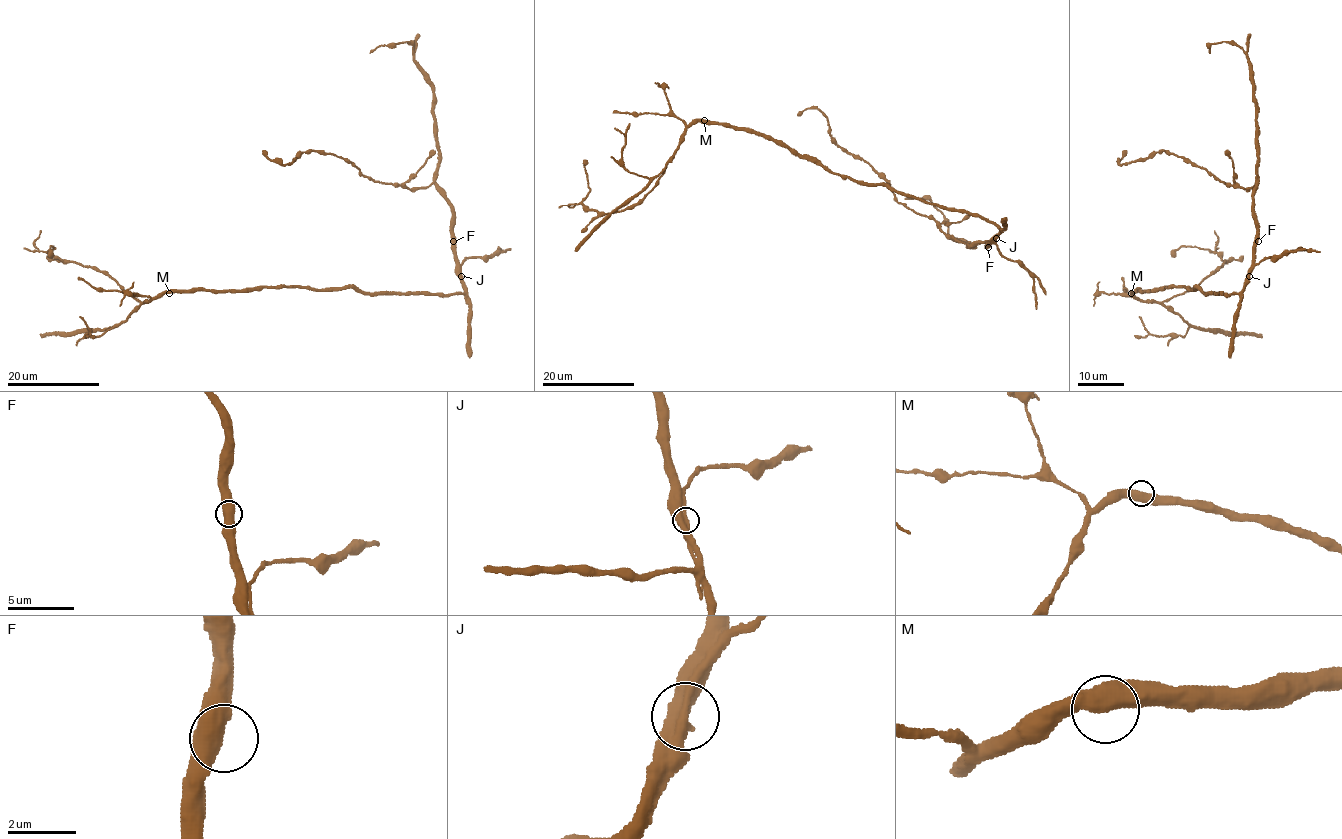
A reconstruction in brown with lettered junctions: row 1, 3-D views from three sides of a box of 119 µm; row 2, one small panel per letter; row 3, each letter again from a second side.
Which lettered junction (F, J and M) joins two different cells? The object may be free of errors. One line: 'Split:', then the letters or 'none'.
Split: none

